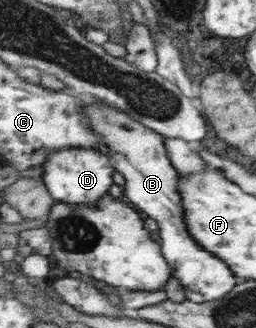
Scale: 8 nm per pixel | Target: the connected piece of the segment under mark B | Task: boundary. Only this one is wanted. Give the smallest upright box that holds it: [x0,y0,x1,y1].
[85,103,239,303]

